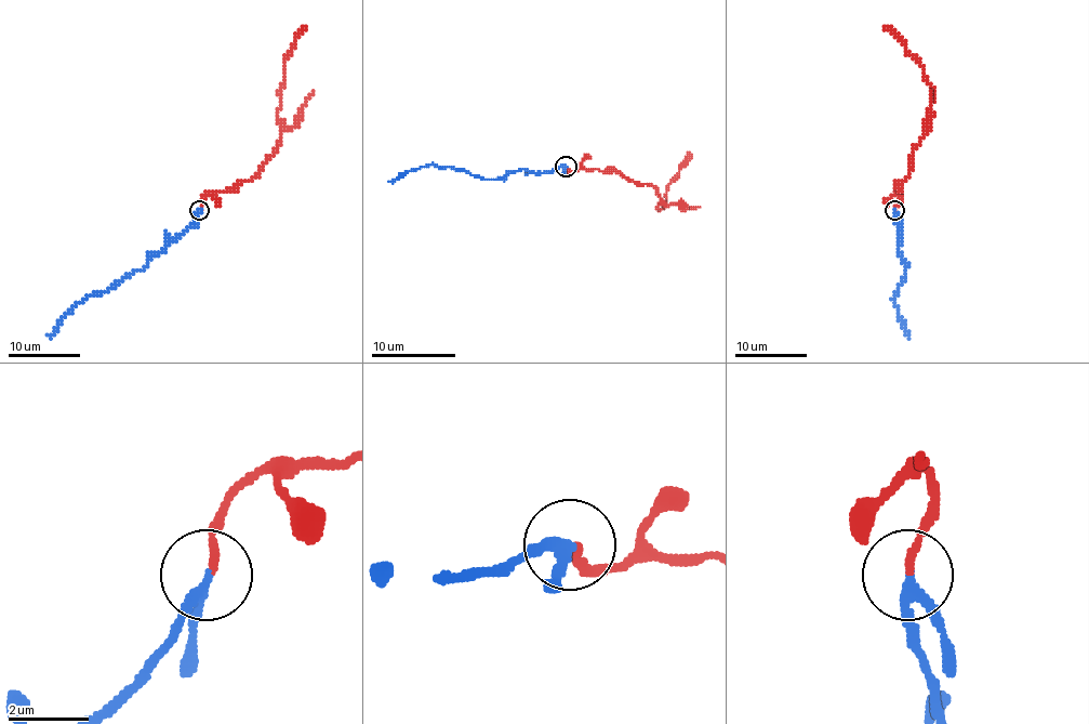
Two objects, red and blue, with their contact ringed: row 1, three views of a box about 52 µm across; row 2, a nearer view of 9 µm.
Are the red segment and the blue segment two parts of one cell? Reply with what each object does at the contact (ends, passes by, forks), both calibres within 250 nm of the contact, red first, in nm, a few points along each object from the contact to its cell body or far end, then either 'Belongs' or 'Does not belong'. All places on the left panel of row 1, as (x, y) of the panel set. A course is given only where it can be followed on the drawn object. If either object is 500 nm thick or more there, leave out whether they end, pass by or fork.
At the ring red ends. At the ring blue passes by. Thickness 190 nm (red) against 240 nm. Course of red: (200, 210), (202, 199), (210, 192), (224, 192), (256, 174), (281, 136), (278, 113), (284, 57), (305, 27). Course of blue: (199, 210), (199, 215), (162, 250), (154, 253), (142, 270), (134, 270), (115, 286), (80, 302), (48, 336). Does not belong

